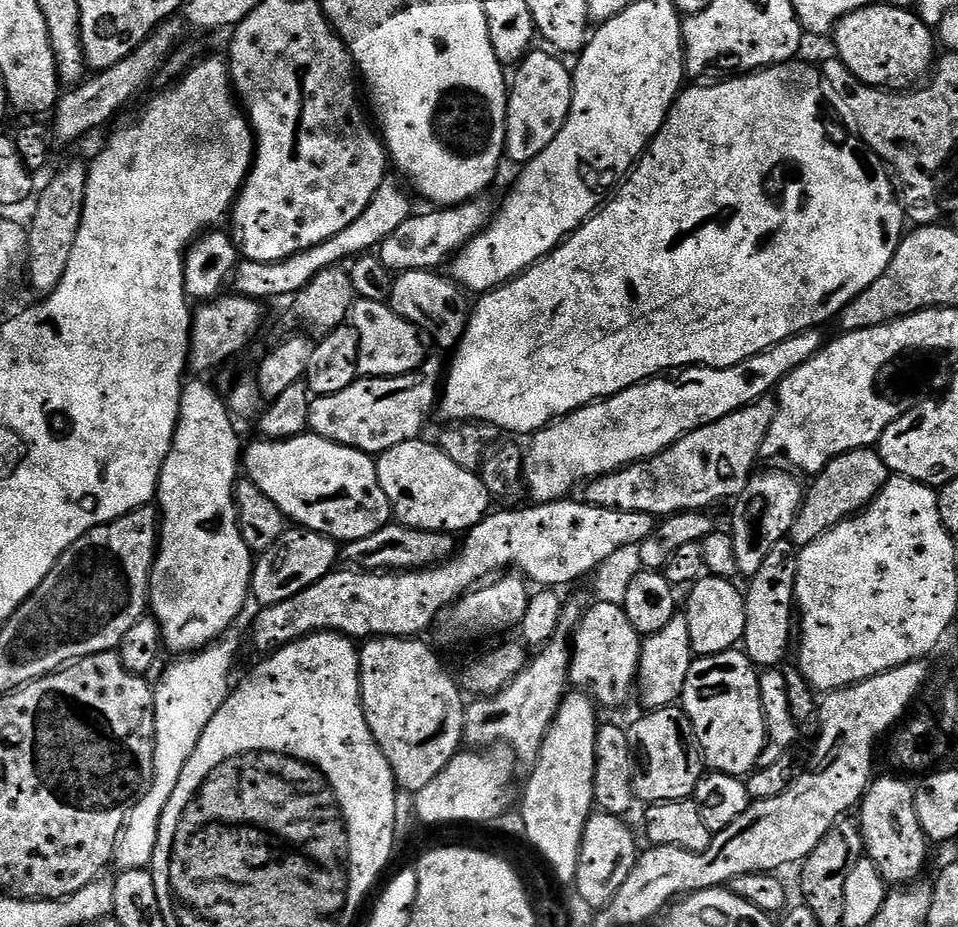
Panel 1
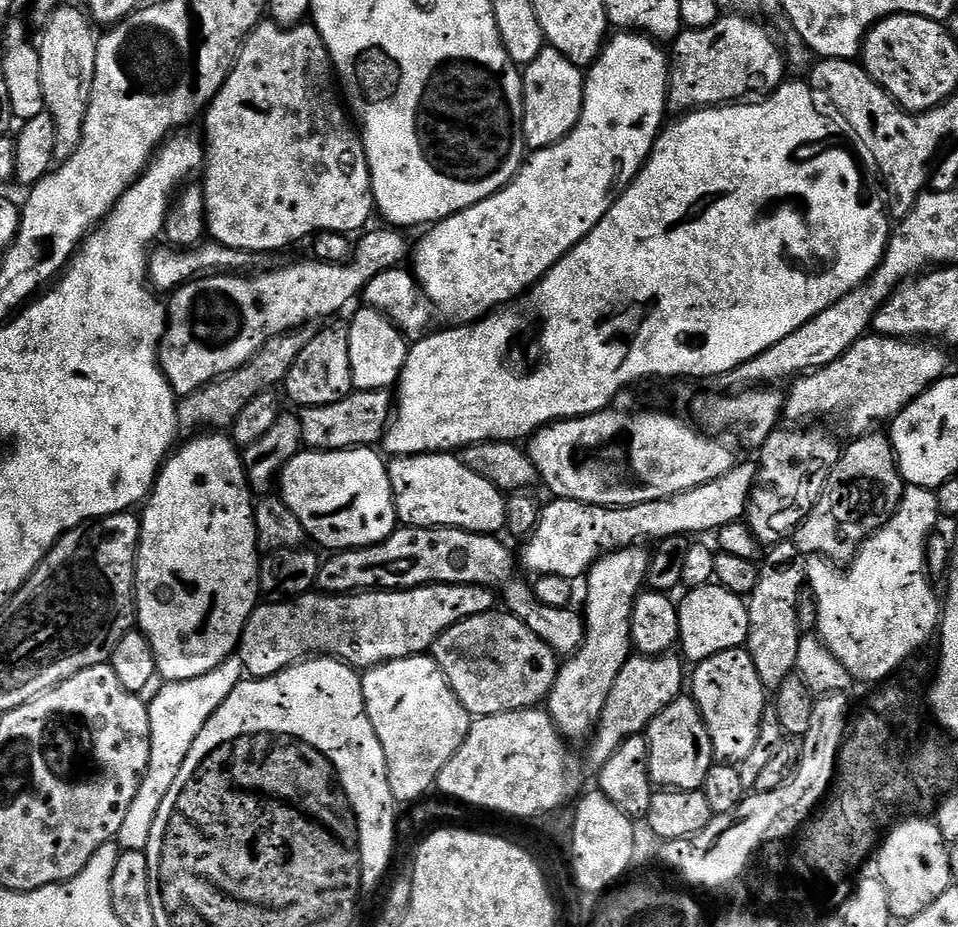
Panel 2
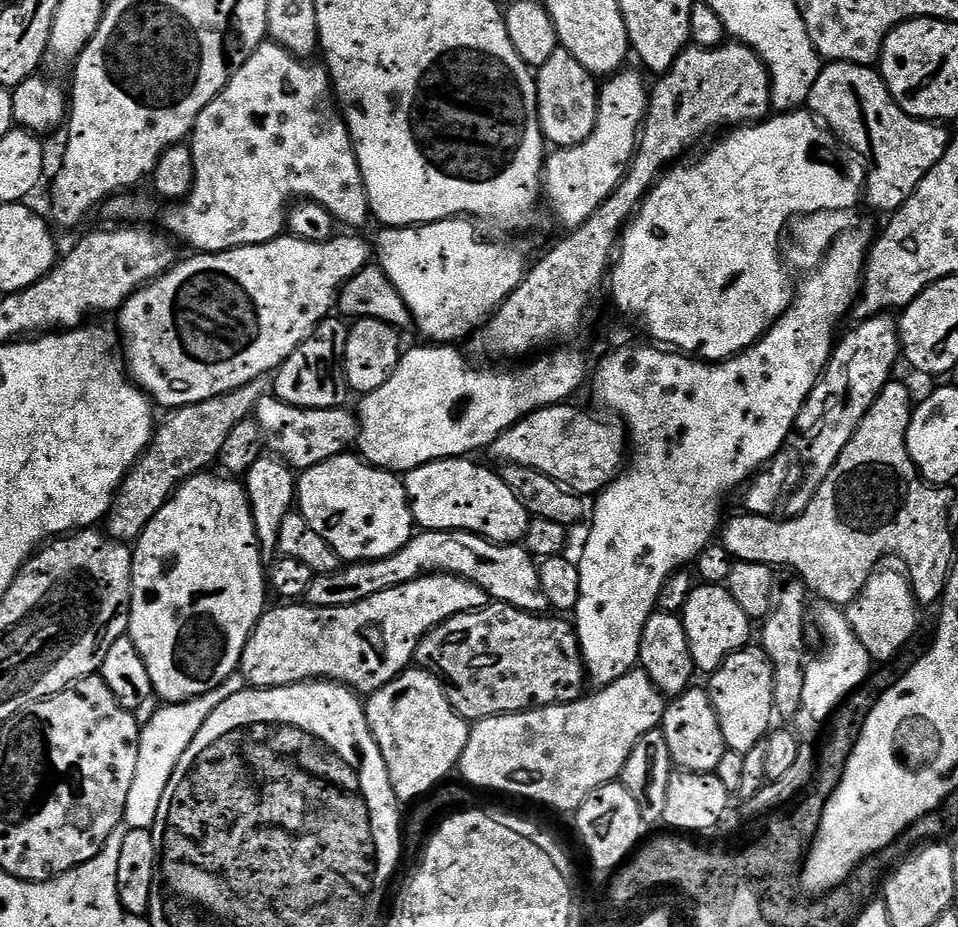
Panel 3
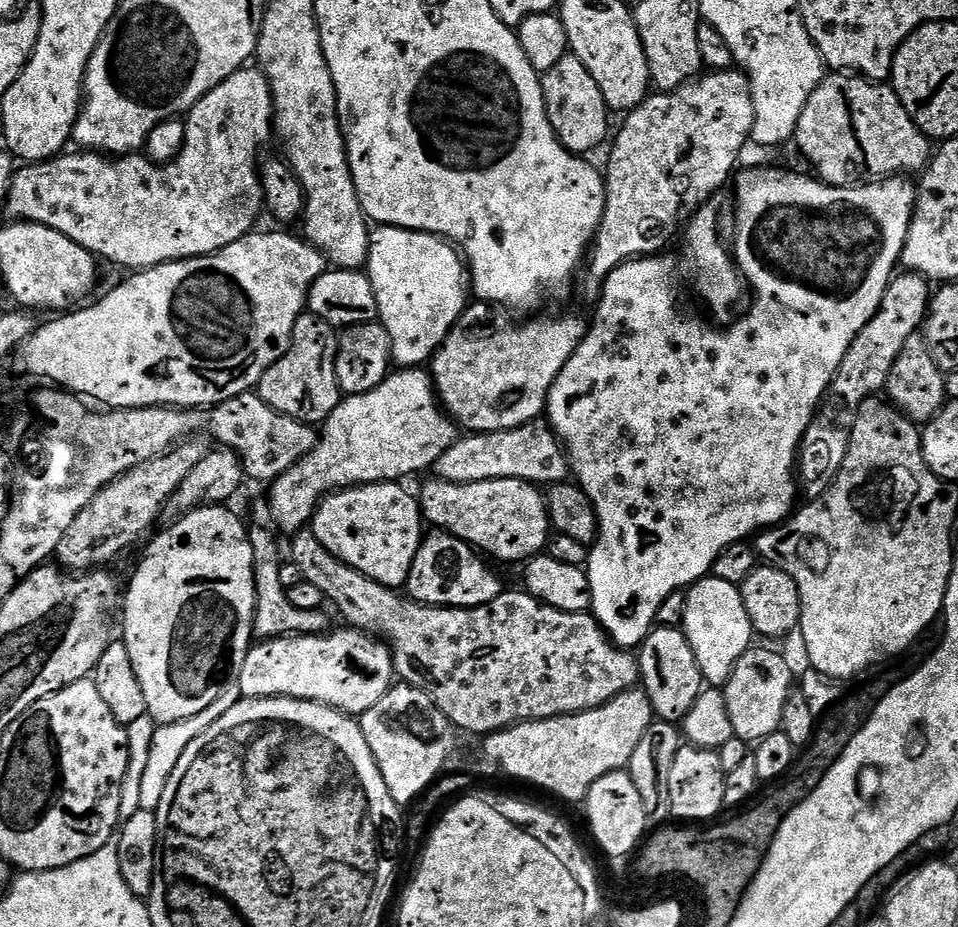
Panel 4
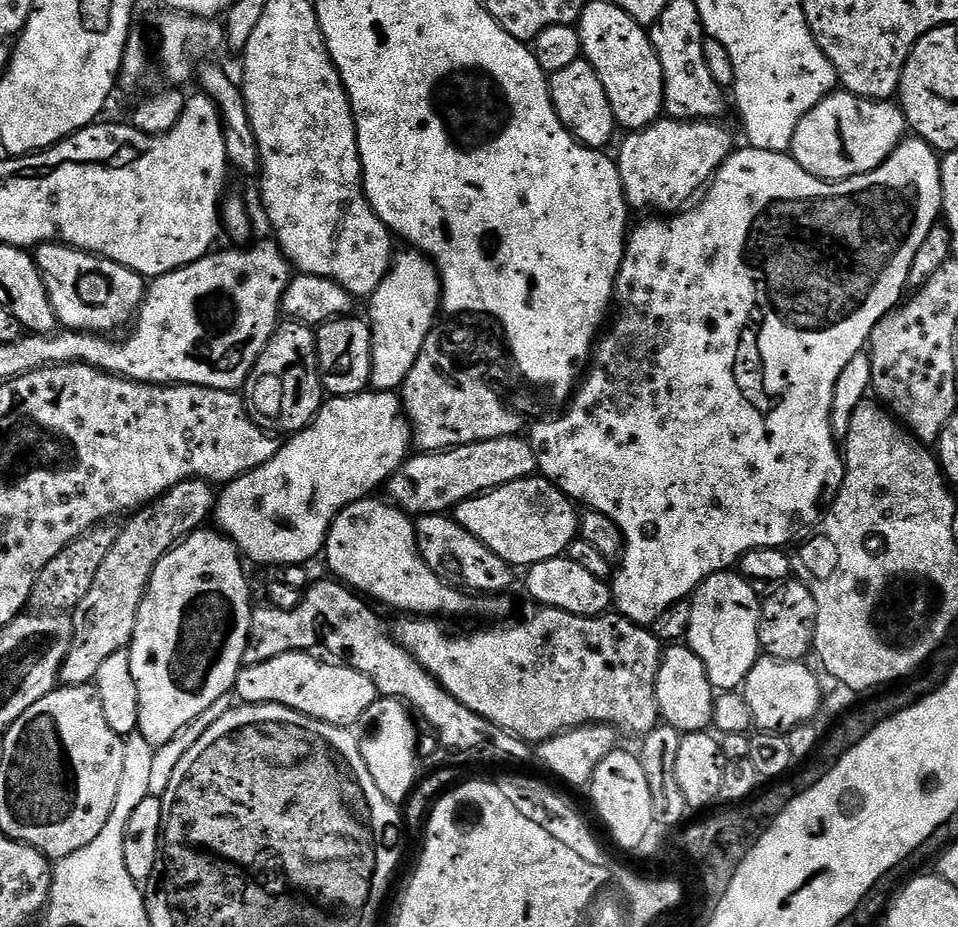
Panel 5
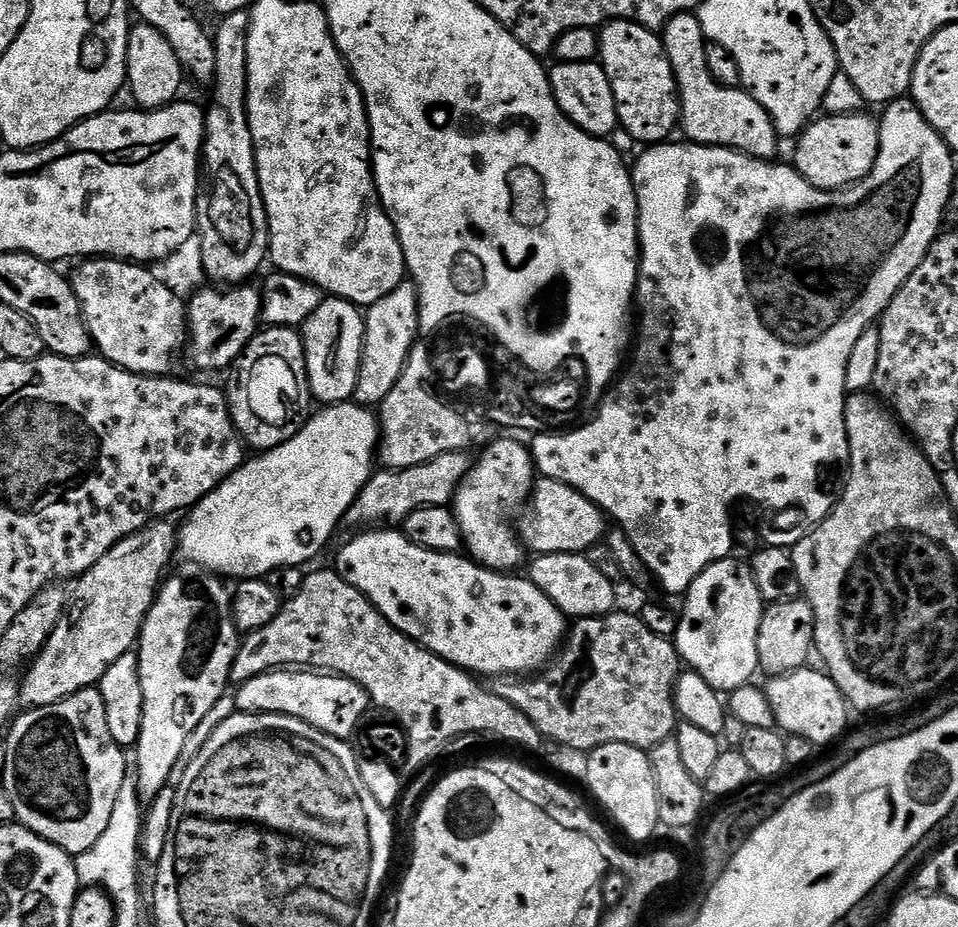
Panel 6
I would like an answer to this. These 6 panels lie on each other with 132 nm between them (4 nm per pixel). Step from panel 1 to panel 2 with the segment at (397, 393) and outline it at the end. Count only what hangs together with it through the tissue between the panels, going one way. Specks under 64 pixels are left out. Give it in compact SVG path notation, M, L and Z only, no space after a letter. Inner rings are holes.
M391 391L358 392L330 406L300 408L298 415L304 444L317 452L338 452L341 448L376 446L383 441L385 431L394 412L394 396Z

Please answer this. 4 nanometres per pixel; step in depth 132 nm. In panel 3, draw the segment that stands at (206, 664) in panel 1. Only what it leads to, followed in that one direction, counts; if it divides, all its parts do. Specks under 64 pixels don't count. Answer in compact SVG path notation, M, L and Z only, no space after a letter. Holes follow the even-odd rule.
M237 670L230 678L226 678L226 682L222 682L222 686L214 686L214 690L198 698L157 707L154 718L142 725L138 742L138 766L134 770L134 783L130 785L124 811L124 824L129 829L151 829L152 823L158 818L158 806L162 806L162 794L166 794L166 786L170 786L170 778L182 754L186 754L186 746L194 742L194 734L202 730L202 722L206 722L206 718L210 718L210 714L214 714L214 710L218 710L226 698L243 692L245 687L244 675Z

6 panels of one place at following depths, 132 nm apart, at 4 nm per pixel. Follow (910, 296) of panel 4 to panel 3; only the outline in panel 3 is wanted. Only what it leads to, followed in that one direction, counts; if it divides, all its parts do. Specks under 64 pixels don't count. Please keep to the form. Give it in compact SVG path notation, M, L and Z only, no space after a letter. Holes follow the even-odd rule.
M895 315L871 316L855 326L857 328L839 337L820 381L808 395L808 401L796 419L796 452L804 459L804 488L794 489L792 497L788 496L783 501L783 511L788 511L785 513L789 517L802 515L806 506L810 506L818 486L836 465L842 450L846 450L846 442L854 438L854 430L858 430L878 394L882 394L884 387L893 379L892 367L896 359L901 359L900 326Z

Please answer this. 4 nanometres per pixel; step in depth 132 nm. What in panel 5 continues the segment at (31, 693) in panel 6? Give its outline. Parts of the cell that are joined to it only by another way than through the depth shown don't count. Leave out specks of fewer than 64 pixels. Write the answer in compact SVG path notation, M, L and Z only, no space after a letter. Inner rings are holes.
M184 480L169 492L163 492L159 500L143 505L131 517L133 520L123 525L120 537L114 546L110 546L110 554L106 554L98 574L94 574L90 594L86 594L84 599L84 625L75 629L72 648L60 668L59 679L65 685L92 684L98 674L98 666L102 666L110 654L125 651L131 645L140 603L148 589L154 566L158 566L161 558L184 537L197 531L207 521L204 520L207 516L209 519L215 513L218 492L212 488L215 487L210 480Z

